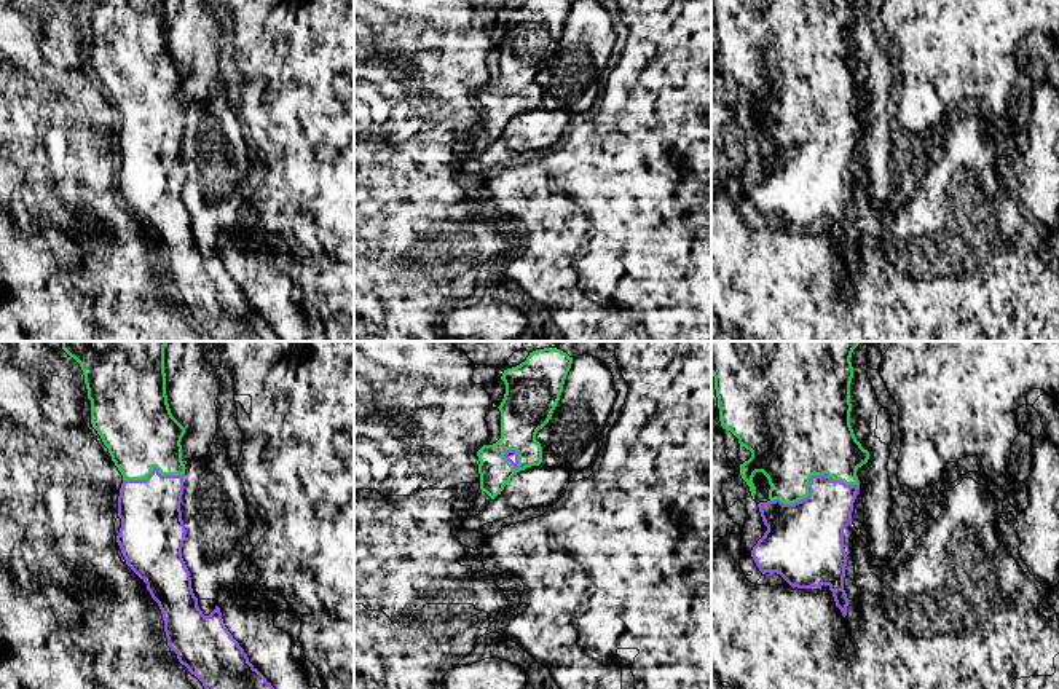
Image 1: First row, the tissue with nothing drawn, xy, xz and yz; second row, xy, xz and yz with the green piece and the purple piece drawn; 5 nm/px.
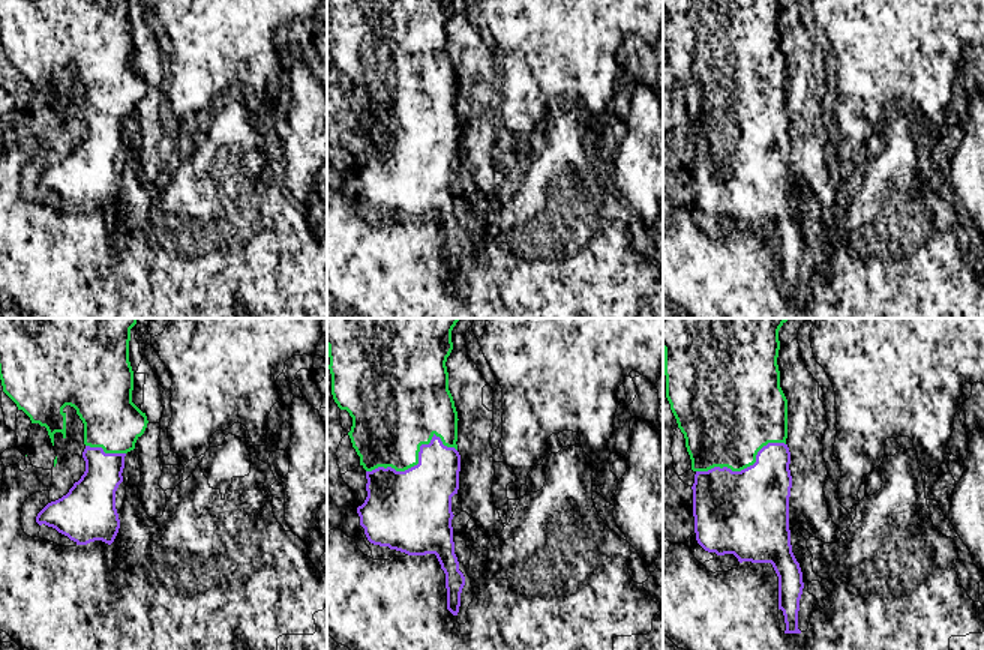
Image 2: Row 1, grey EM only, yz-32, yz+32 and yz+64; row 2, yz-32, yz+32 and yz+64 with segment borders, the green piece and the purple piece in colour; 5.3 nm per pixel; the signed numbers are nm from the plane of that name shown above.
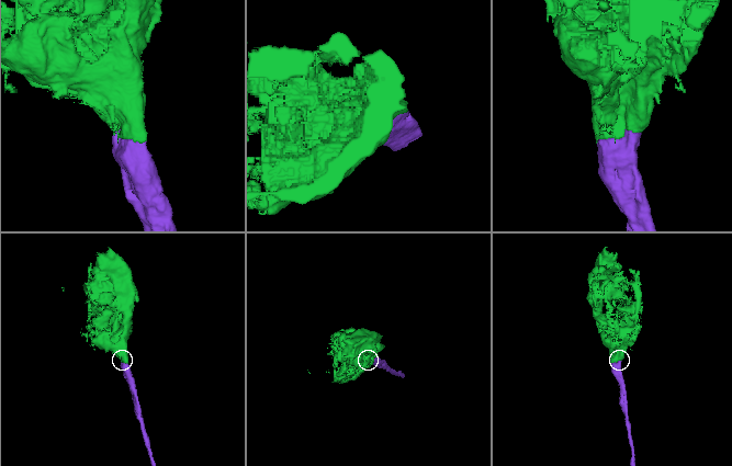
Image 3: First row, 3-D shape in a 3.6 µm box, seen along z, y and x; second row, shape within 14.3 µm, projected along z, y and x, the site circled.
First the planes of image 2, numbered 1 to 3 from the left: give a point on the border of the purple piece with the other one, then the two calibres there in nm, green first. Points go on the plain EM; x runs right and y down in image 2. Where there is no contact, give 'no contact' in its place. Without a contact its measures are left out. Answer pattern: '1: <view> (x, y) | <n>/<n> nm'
1: yz-32 (105, 116) | 300/240 nm
2: yz+32 (417, 125) | 400/420 nm
3: yz+64 (743, 132) | 440/460 nm

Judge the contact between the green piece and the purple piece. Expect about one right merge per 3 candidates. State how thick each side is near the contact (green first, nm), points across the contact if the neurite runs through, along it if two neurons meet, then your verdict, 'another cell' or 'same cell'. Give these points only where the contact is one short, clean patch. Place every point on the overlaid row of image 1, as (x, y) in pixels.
460/320 nm | same cell

